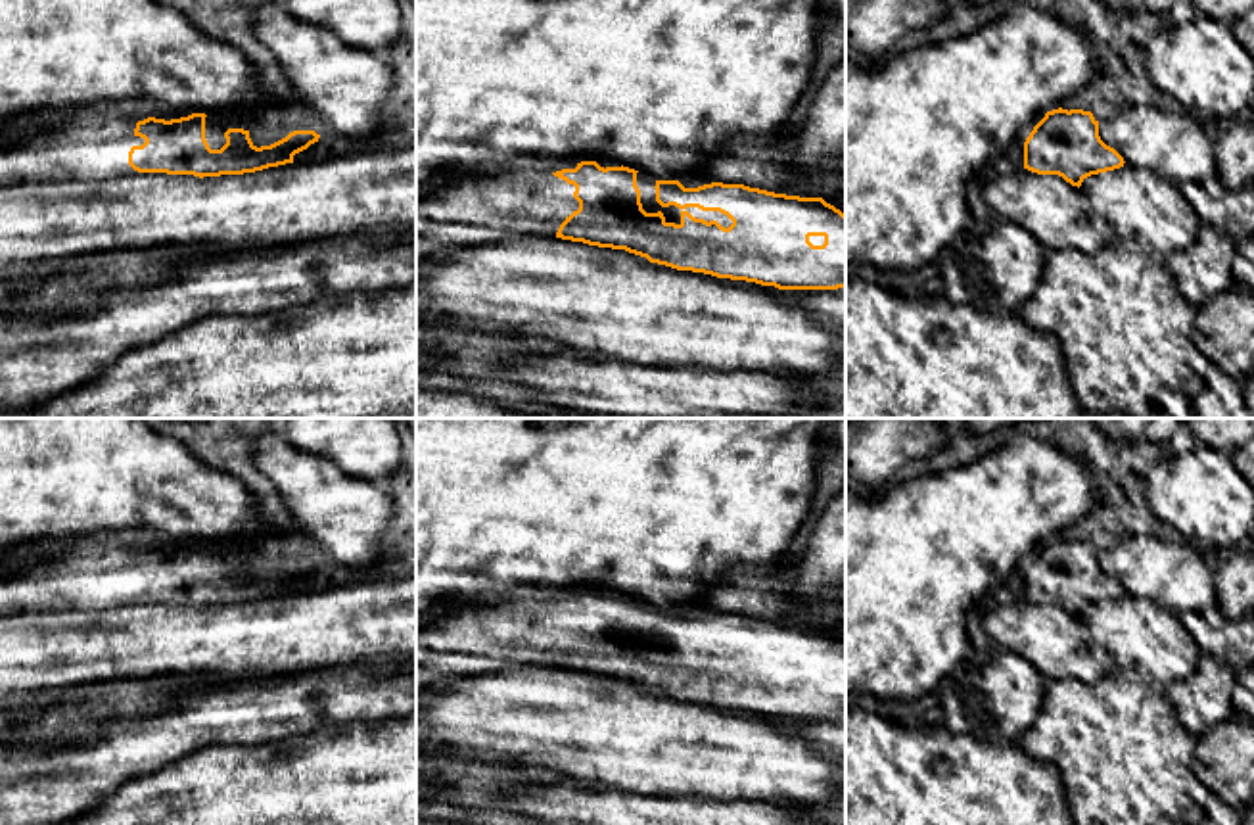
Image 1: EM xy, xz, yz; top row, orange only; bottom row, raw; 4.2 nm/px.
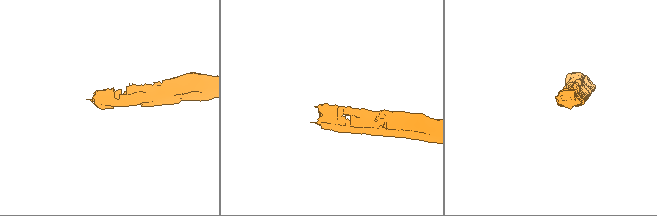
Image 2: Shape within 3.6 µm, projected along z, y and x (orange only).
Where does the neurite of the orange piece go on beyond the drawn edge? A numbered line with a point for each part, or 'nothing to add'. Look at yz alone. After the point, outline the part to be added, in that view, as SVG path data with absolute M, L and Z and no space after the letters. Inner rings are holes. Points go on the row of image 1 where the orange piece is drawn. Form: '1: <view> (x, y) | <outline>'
1: yz (1024, 133) | M1045 111L1039 113L1037 117L1033 117L1016 136L1016 142L1020 146L1024 146L1026 138L1030 136L1030 132L1033 130L1033 127L1045 117Z

